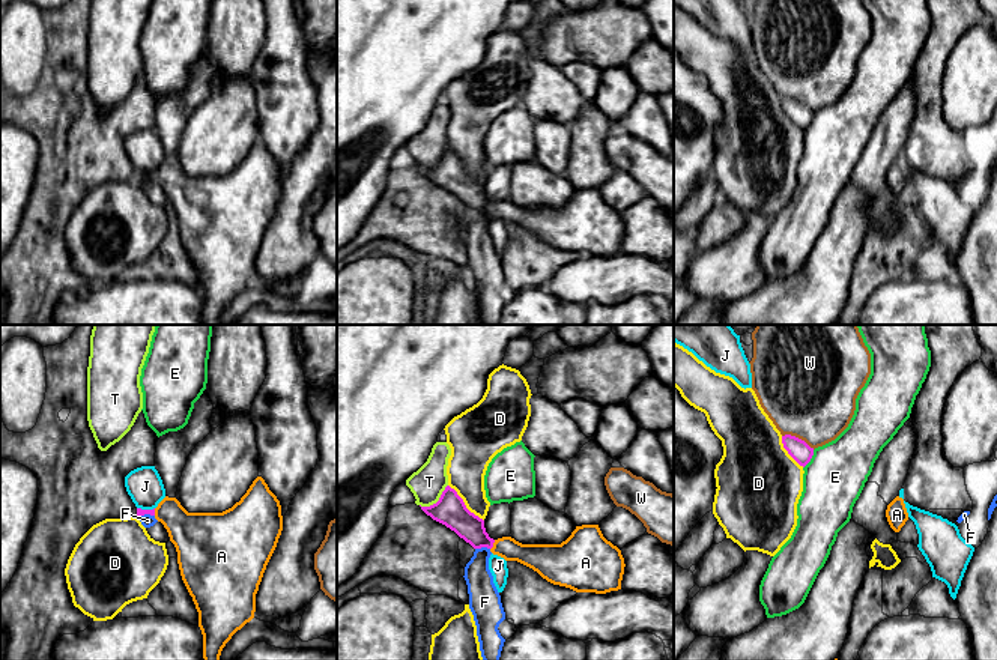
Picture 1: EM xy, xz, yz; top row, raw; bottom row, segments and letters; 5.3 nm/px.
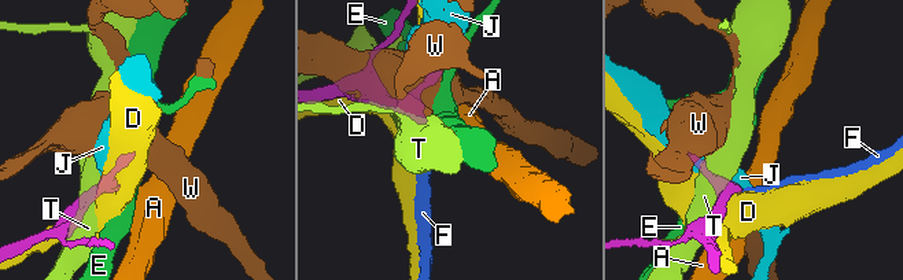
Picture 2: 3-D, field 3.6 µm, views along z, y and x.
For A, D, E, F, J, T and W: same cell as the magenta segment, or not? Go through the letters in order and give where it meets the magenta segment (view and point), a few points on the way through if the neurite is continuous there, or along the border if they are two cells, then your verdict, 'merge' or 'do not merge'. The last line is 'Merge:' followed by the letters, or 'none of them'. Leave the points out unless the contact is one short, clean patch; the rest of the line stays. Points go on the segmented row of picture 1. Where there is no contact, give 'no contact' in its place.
A: meets magenta in xz at (492, 544); runs through xz (456, 516), (480, 538), (492, 544), (537, 557); merge
D: meets magenta in xz at (463, 504); do not merge
E: meets magenta in yz at (809, 459); border along yz (814, 450), (814, 454), (803, 468); do not merge
F: meets magenta in xz at (481, 546); border along xz (489, 547), (475, 549); do not merge
J: meets magenta in xy at (146, 510); do not merge
T: meets magenta in xz at (438, 501); do not merge
W: meets magenta in yz at (797, 438); do not merge
Merge: A

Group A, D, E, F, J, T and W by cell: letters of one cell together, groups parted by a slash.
A / D / E / F / J / T / W

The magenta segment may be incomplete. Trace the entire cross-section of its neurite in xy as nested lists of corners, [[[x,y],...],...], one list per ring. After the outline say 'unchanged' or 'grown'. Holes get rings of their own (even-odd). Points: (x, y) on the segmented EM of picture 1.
[[[262,477],[223,513],[188,513],[176,498],[165,496],[156,508],[137,508],[137,519],[153,516],[164,525],[177,552],[182,580],[198,612],[203,658],[220,660],[232,636],[254,618],[256,594],[283,531],[281,505]]]; grown

